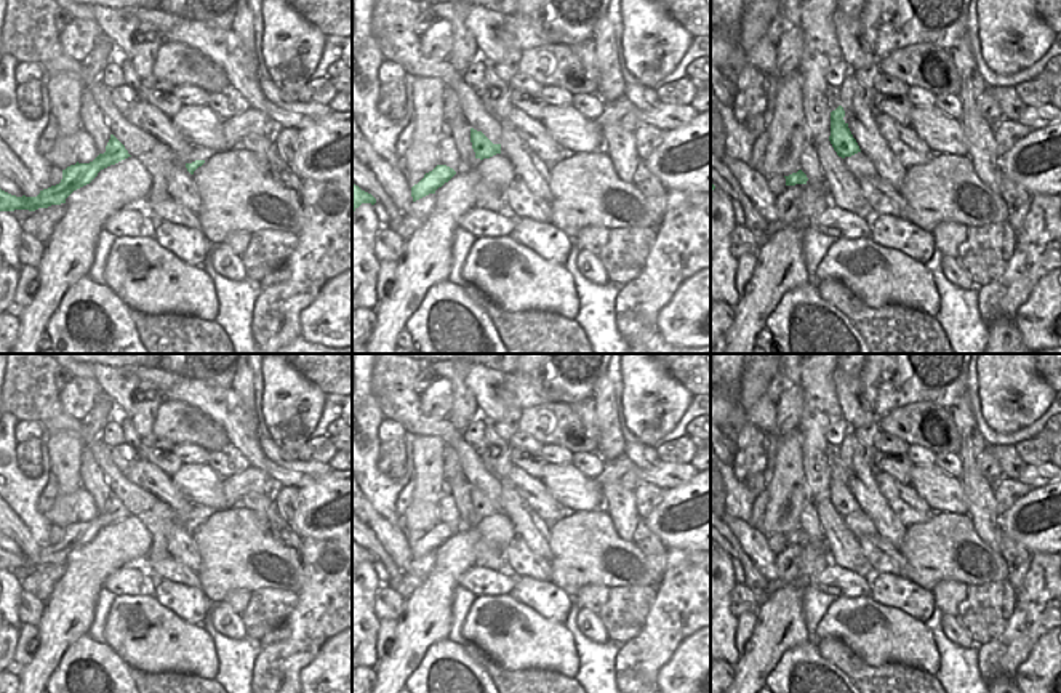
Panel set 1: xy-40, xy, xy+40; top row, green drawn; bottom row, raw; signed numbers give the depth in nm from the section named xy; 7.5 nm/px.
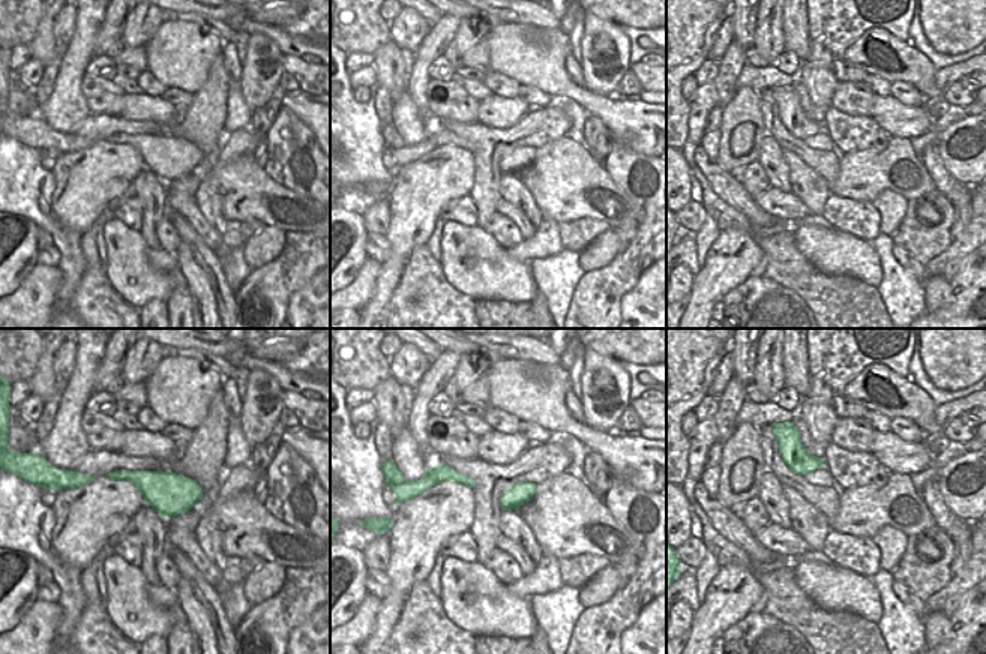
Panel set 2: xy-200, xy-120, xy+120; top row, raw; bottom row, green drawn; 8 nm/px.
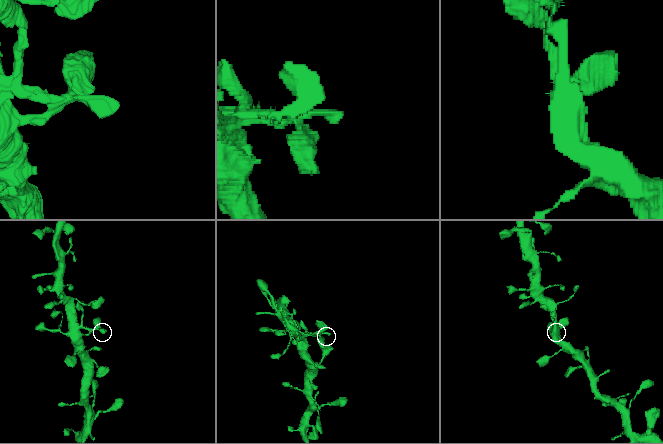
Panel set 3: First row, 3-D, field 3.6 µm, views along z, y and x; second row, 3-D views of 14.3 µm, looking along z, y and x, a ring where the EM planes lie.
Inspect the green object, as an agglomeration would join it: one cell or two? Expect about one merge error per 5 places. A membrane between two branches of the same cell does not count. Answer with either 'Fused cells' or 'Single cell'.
Single cell.

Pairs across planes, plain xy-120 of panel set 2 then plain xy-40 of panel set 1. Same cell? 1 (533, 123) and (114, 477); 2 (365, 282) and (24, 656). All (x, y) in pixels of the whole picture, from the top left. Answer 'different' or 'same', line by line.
1: same
2: same

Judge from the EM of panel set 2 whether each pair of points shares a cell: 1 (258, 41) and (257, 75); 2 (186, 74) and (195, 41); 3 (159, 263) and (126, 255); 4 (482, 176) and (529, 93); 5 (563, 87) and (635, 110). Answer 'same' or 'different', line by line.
1: same
2: same
3: different
4: different
5: same

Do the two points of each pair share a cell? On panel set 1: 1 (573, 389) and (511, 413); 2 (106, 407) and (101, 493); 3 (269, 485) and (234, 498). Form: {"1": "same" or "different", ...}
{"1": "different", "2": "same", "3": "same"}

